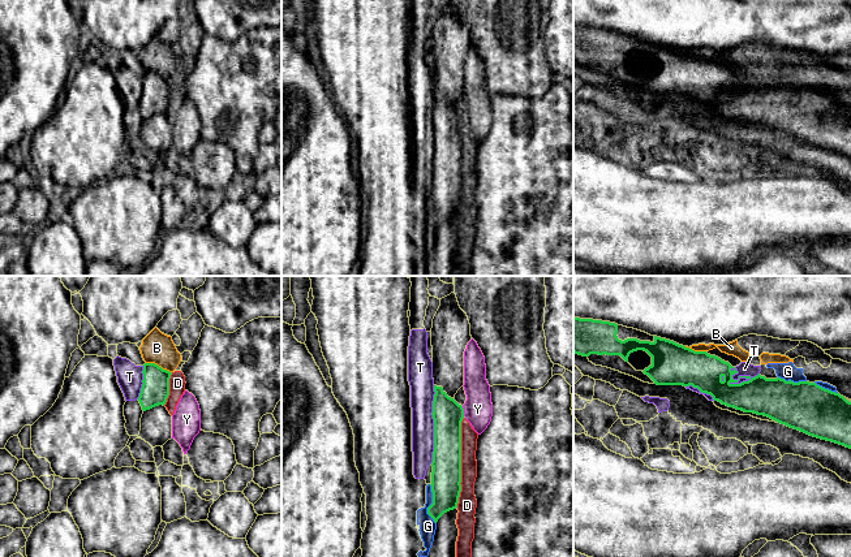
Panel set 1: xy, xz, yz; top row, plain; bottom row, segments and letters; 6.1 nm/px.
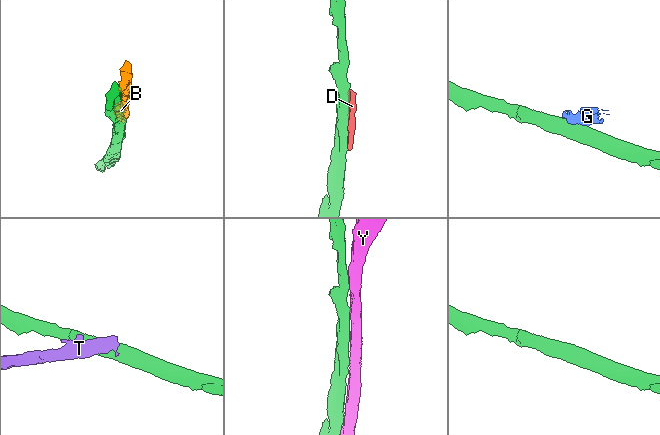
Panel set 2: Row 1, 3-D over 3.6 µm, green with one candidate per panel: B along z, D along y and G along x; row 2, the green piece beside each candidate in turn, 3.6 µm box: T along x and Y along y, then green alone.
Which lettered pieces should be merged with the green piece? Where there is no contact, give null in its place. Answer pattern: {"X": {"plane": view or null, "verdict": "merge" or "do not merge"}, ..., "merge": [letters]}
{"B": {"plane": "xy", "verdict": "do not merge"}, "D": {"plane": "xz", "verdict": "do not merge"}, "G": {"plane": "xz", "verdict": "do not merge"}, "T": {"plane": "yz", "verdict": "do not merge"}, "Y": {"plane": "xz", "verdict": "do not merge"}, "merge": []}

